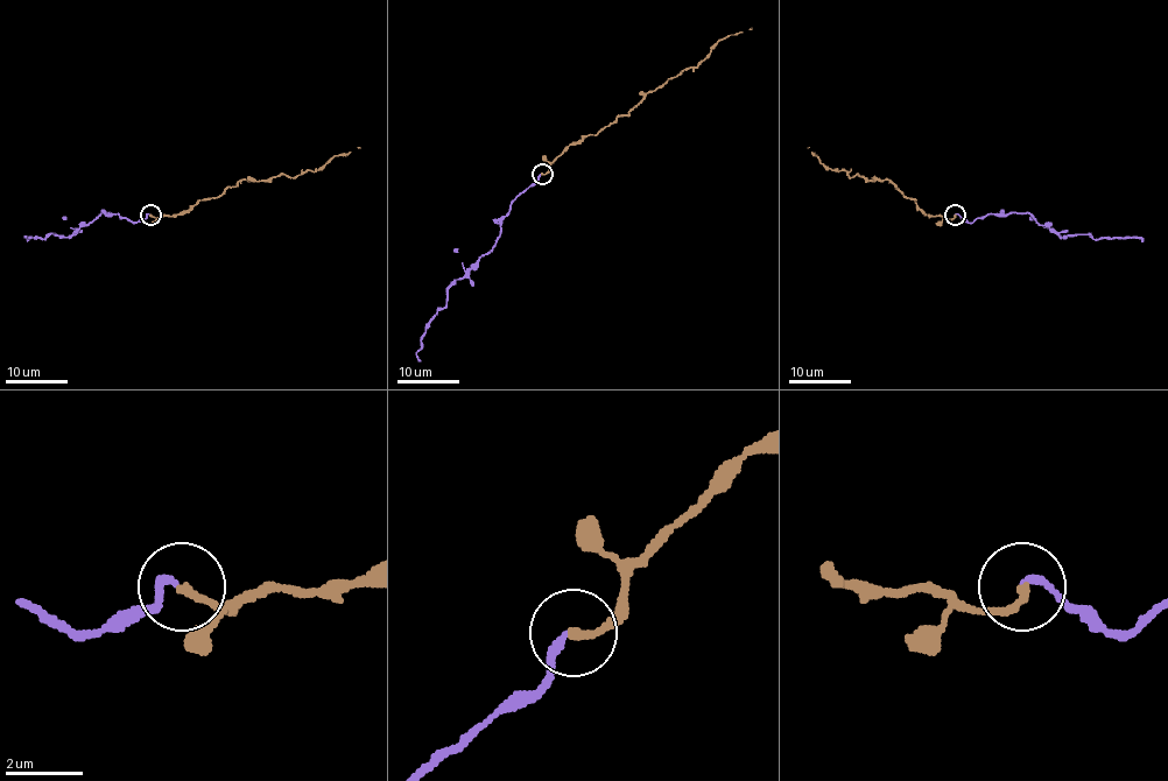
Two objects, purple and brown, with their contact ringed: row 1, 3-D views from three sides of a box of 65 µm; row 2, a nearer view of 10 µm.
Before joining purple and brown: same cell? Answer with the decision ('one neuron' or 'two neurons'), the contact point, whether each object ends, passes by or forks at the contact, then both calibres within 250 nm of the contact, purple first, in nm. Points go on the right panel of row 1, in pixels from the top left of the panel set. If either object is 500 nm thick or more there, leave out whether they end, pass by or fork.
one neuron | (955, 215) | purple ends | brown ends | 190/200 nm

